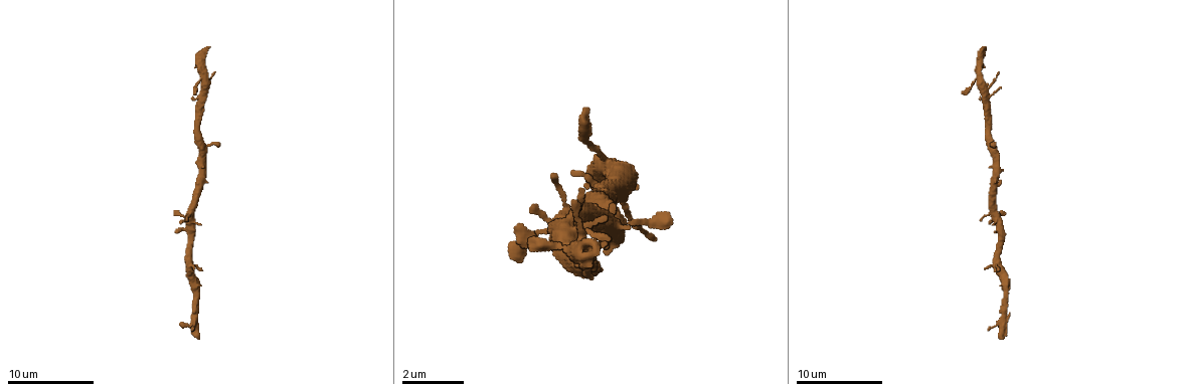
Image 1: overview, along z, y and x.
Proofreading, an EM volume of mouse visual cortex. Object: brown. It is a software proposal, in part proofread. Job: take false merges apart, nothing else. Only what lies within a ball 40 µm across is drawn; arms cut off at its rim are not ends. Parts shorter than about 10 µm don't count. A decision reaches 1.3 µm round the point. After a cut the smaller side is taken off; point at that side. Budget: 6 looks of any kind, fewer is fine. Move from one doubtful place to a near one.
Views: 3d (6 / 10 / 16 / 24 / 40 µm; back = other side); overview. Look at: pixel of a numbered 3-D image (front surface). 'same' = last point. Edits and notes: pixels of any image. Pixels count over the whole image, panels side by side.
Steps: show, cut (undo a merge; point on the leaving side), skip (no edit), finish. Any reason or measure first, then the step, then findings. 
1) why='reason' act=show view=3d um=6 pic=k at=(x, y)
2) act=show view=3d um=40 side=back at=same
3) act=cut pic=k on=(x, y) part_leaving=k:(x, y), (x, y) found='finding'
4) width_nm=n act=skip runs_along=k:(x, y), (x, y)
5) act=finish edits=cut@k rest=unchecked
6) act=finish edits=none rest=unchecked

why='thick turns thin' act=show view=3d um=10 pic=1 at=(987, 99)

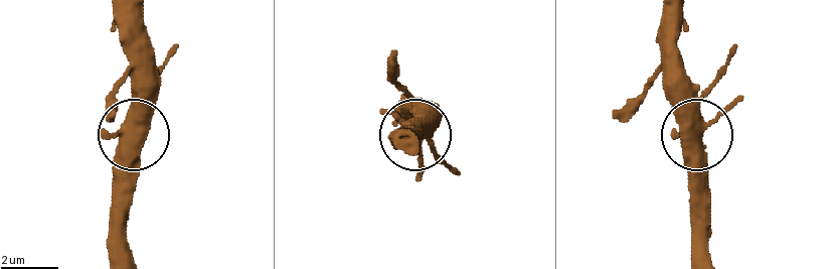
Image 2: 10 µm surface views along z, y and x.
width_nm=490 act=skip runs_along=2:(708, 256), (708, 162), (693, 126), (686, 71) found='continuous, no second cell'

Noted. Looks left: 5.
act=show view=3d um=16 pic=1 at=(989, 190)

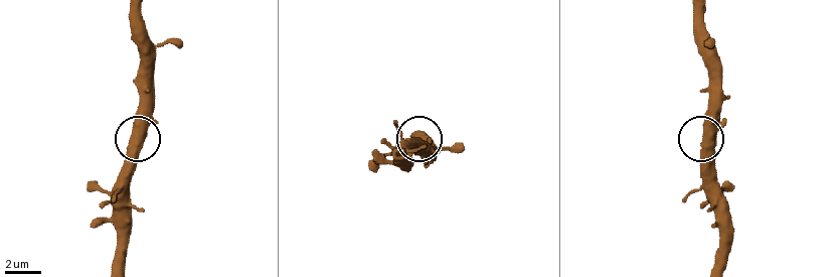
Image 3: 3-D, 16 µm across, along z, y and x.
act=skip runs_along=3:(711, 141), (703, 133), (708, 94) found='continuous, no second cell'

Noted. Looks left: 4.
why='thin neck' act=show view=3d um=10 pic=1 at=(191, 257)

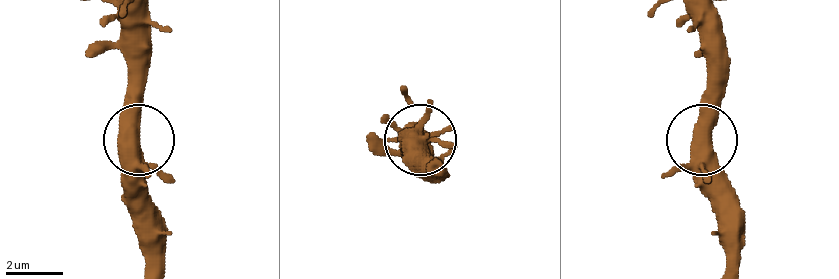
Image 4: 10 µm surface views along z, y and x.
act=skip found='all the same cell'

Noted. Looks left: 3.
act=finish edits=none rest=unchecked

